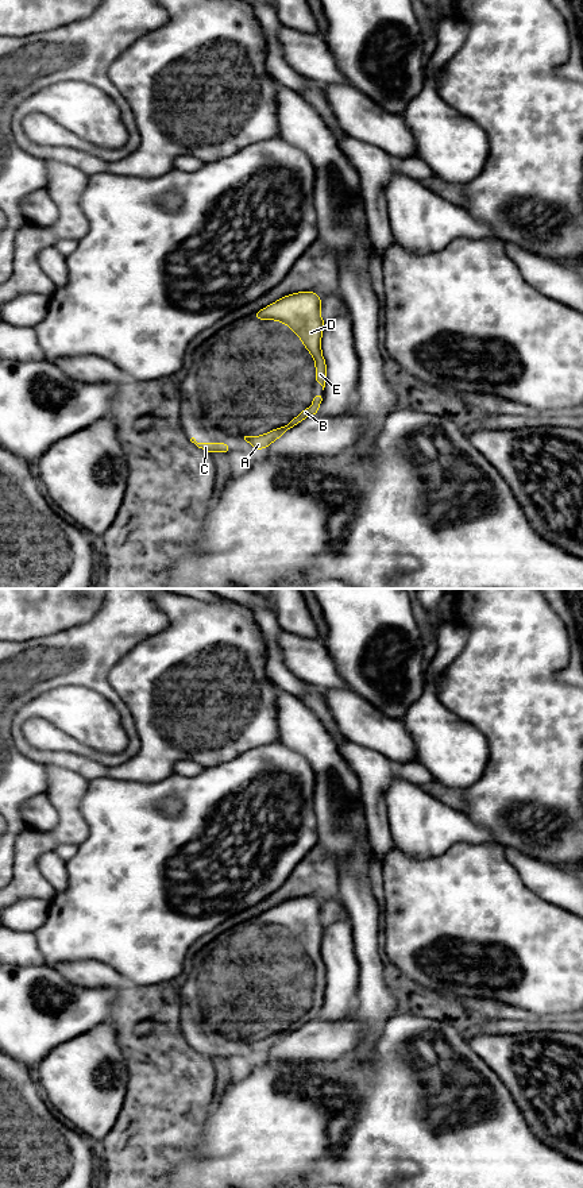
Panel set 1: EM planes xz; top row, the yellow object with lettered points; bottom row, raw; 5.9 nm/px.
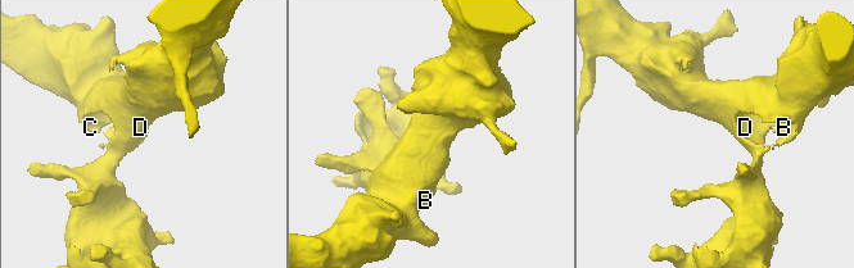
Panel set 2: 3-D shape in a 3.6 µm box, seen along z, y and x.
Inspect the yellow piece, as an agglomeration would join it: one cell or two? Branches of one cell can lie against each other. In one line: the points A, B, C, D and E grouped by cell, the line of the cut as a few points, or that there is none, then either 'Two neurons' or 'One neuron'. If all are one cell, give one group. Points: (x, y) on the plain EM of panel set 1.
Groups: A B C D E. No split. One neuron

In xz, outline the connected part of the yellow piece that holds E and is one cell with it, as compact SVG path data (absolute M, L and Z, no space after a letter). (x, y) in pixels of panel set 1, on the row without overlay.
M298 896L279 903L254 918L258 925L277 925L289 930L310 957L316 971L316 986L323 995L327 988L327 968L321 957L325 926L320 921L321 902L314 896Z

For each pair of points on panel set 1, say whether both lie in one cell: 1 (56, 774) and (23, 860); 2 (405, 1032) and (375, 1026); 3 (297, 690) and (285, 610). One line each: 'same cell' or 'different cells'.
1: same cell
2: different cells
3: different cells

